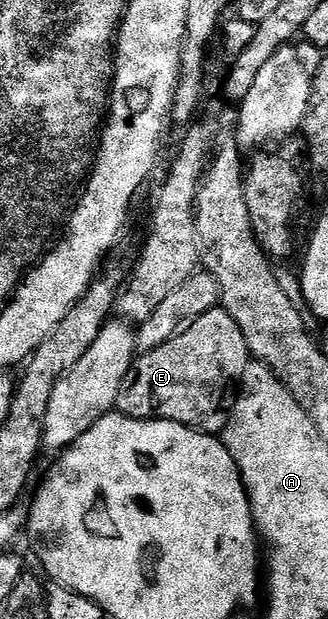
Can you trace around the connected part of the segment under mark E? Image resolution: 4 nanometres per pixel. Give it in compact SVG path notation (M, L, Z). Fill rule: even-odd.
M222 308L210 310L201 316L201 320L189 324L186 332L176 334L173 340L161 344L161 348L153 348L149 353L136 357L121 384L115 410L130 418L164 418L200 430L203 434L222 435L235 407L237 394L232 387L242 379L251 361L251 350L245 344L245 336L241 336L241 328L237 328L237 320Z

